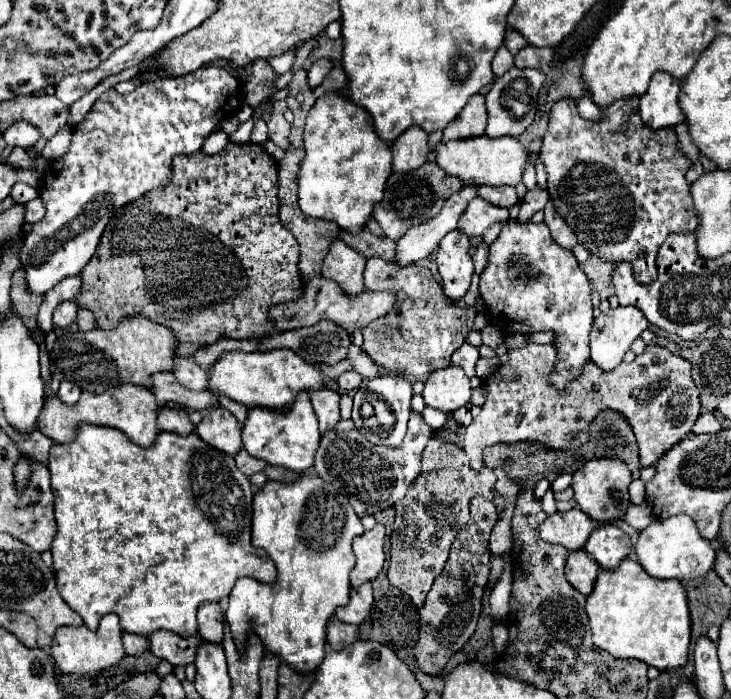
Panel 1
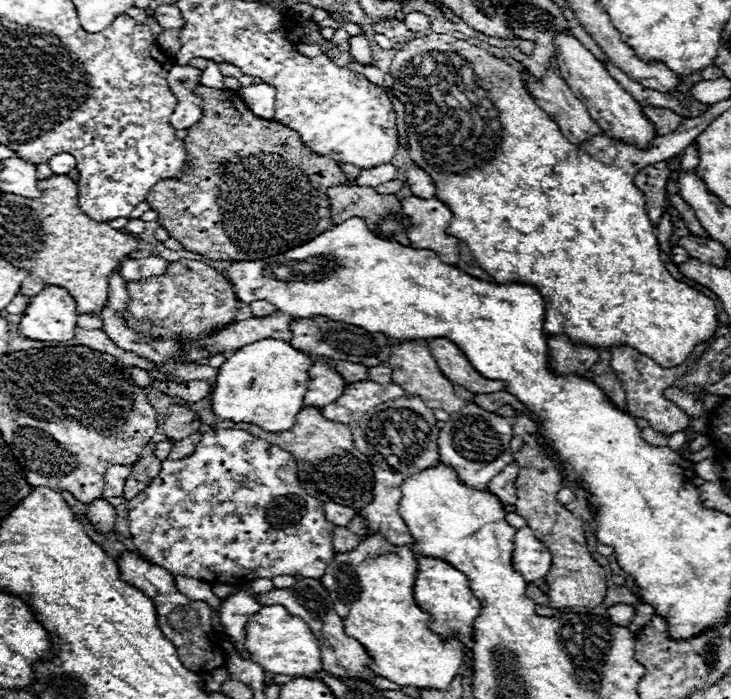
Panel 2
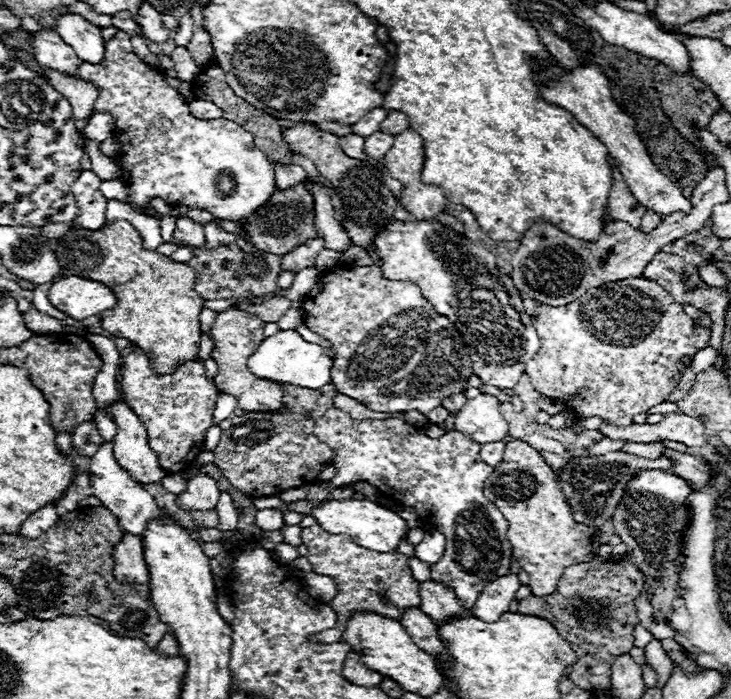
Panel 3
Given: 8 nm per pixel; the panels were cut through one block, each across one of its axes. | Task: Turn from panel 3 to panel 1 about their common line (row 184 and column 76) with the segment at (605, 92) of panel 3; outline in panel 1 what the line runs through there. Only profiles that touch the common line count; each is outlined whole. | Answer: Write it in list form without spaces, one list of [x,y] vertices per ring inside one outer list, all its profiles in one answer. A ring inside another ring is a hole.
[[[106,614],[100,620],[100,626],[96,632],[88,630],[86,626],[62,626],[60,632],[56,632],[54,644],[52,644],[52,658],[62,674],[76,674],[76,676],[94,676],[102,670],[108,670],[112,666],[118,666],[118,662],[126,656],[122,646],[122,628],[118,614]]]

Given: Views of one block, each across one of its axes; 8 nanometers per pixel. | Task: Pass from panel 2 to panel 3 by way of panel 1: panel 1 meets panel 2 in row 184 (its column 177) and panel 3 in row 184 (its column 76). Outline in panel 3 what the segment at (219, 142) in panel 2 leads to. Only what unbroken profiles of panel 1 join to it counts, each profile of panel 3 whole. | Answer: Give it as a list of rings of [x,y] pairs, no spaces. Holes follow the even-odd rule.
[[[304,182],[296,184],[286,190],[276,190],[270,200],[260,206],[252,218],[240,222],[244,228],[244,240],[248,244],[254,244],[256,248],[262,248],[266,252],[276,252],[278,256],[284,256],[304,240],[316,238],[316,228],[314,228],[314,198],[310,190],[306,190]]]

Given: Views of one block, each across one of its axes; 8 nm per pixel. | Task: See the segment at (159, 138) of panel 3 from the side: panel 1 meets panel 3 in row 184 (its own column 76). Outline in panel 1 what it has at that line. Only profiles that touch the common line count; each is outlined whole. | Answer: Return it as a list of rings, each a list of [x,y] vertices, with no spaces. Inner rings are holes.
[[[206,66],[206,68],[200,68],[200,70],[196,70],[196,72],[188,74],[188,76],[180,76],[180,78],[166,78],[166,80],[158,80],[158,78],[156,78],[156,80],[150,80],[150,82],[142,82],[134,92],[130,92],[130,94],[126,94],[126,96],[116,94],[114,90],[104,92],[104,94],[94,102],[92,110],[86,114],[86,118],[84,118],[84,122],[82,122],[82,128],[78,128],[78,126],[74,128],[70,152],[68,152],[66,156],[58,158],[58,160],[52,160],[52,162],[48,164],[48,172],[44,172],[44,186],[42,186],[42,190],[40,190],[40,198],[42,198],[42,202],[44,202],[44,206],[46,206],[46,216],[42,218],[42,222],[36,222],[36,224],[32,226],[32,232],[24,236],[24,246],[20,248],[20,264],[22,264],[22,270],[24,270],[24,278],[26,278],[26,288],[28,288],[28,292],[32,292],[32,294],[44,294],[44,292],[48,292],[50,288],[54,288],[60,280],[64,280],[64,278],[68,278],[68,276],[78,276],[80,270],[84,268],[84,264],[92,258],[92,254],[94,254],[94,250],[96,250],[96,246],[98,246],[98,242],[100,242],[100,234],[104,232],[104,226],[110,222],[112,214],[114,214],[116,210],[120,210],[126,202],[144,196],[146,192],[154,190],[156,186],[166,184],[168,178],[170,178],[170,174],[172,174],[172,158],[174,158],[176,154],[194,154],[194,152],[198,152],[198,150],[202,148],[204,138],[206,138],[208,134],[212,134],[212,132],[218,128],[220,120],[224,118],[226,104],[228,104],[228,114],[232,114],[232,112],[236,110],[238,102],[240,102],[240,82],[238,82],[228,70],[218,68],[218,66]]]

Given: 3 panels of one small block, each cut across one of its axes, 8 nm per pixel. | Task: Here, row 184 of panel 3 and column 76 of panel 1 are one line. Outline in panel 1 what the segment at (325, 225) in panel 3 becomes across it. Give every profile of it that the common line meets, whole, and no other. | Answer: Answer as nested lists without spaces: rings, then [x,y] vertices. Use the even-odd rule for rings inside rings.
[[[74,302],[58,304],[58,308],[54,310],[54,326],[66,330],[76,322],[76,312],[78,312],[78,306]]]

